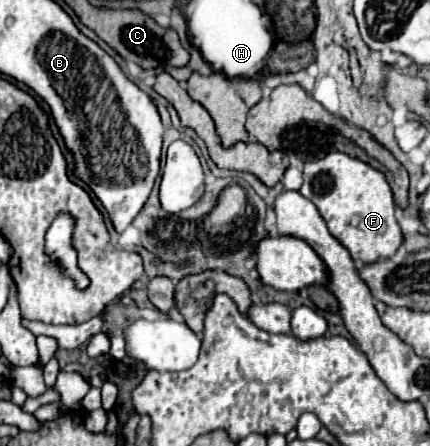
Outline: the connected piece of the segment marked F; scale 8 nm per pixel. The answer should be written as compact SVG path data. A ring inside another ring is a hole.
M330 152L322 160L316 162L306 162L304 164L304 184L300 188L300 194L304 194L308 200L314 202L318 212L328 224L330 234L350 252L352 260L360 260L362 264L372 264L380 258L390 258L396 254L396 250L402 244L402 230L394 218L394 200L392 200L392 190L386 182L386 176L372 168L370 164L352 158L344 152Z

